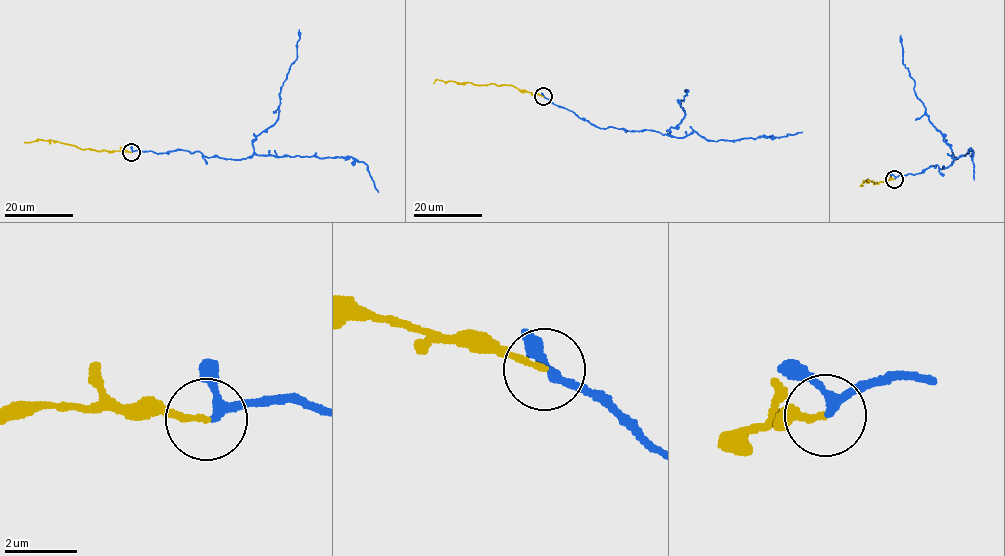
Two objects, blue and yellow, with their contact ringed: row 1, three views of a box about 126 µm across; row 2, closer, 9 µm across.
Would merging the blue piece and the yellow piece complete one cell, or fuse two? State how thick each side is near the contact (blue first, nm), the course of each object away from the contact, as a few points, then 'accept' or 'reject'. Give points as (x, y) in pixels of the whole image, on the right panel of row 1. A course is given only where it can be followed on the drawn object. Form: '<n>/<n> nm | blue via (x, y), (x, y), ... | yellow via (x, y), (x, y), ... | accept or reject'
200/150 nm | blue via (894, 179), (937, 164), (941, 169), (948, 167), (957, 157), (953, 158), (970, 148), (973, 179) | yellow via (894, 179), (873, 184), (863, 181), (860, 185), (863, 185) | accept

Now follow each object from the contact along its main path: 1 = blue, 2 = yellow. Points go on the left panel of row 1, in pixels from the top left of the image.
1: (131, 152), (189, 150), (200, 151), (207, 157), (240, 159), (254, 154), (352, 157), (367, 166), (378, 192)
2: (131, 152), (80, 149), (44, 140), (24, 142)

